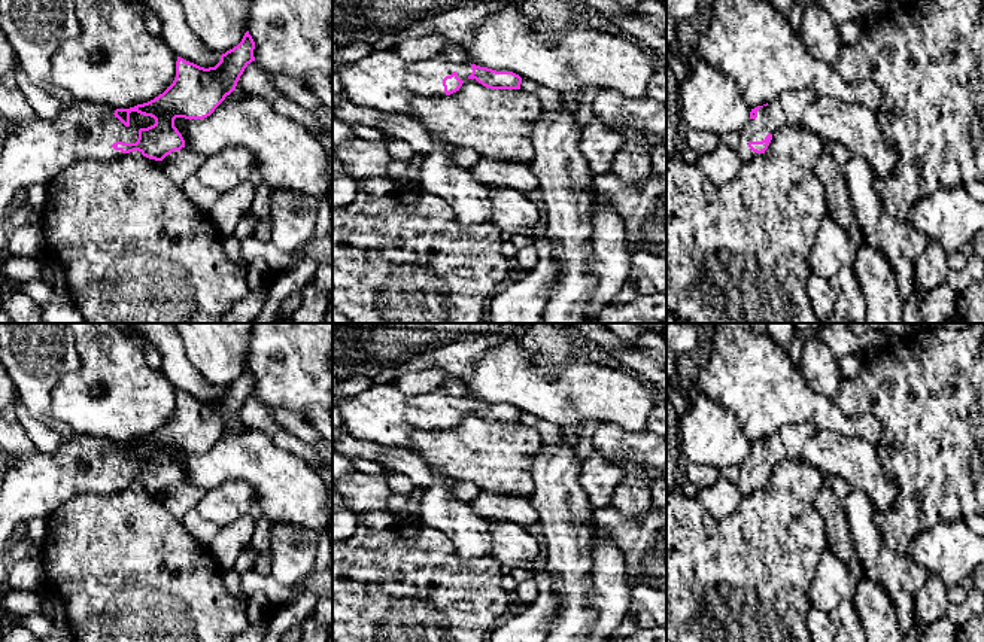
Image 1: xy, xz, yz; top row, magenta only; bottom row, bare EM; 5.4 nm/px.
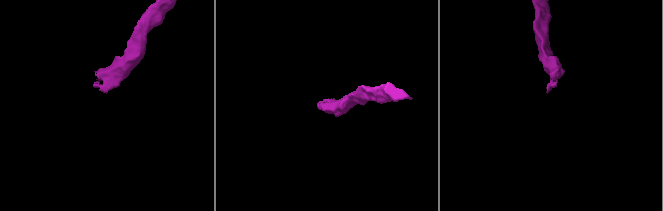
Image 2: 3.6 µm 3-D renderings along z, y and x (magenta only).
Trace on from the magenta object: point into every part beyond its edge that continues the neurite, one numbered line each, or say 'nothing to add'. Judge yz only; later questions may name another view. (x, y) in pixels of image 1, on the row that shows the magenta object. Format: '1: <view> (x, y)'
1: yz (850, 124)

